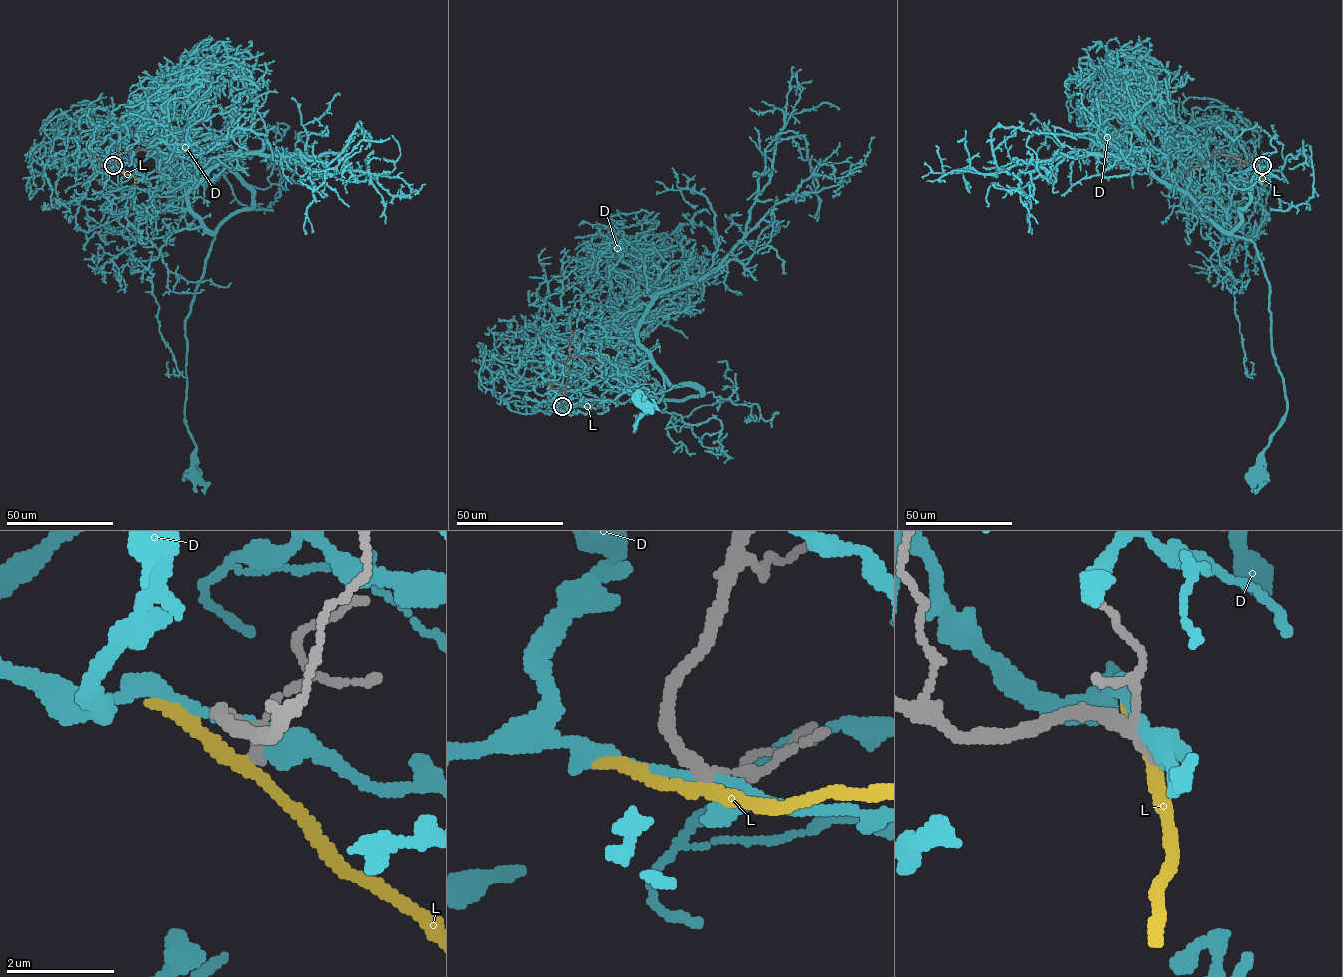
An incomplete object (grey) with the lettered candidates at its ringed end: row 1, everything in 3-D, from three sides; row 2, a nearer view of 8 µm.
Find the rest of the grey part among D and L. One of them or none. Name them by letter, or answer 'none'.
none

